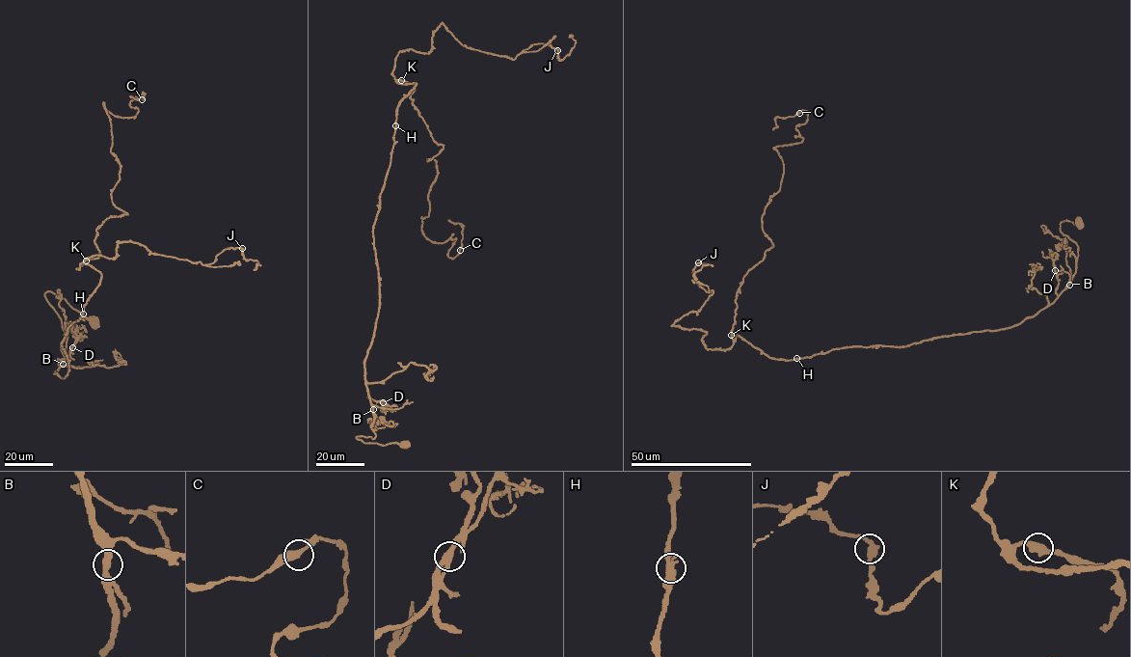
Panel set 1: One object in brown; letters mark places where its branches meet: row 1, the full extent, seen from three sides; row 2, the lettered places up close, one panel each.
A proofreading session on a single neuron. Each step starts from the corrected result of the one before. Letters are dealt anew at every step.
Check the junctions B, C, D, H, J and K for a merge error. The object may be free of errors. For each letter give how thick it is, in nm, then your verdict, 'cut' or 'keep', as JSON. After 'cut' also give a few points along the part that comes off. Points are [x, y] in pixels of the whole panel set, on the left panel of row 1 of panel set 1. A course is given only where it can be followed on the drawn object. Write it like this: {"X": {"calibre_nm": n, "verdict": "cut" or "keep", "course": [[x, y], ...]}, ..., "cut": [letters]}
{"B": {"calibre_nm": 400, "verdict": "keep"}, "C": {"calibre_nm": 400, "verdict": "keep"}, "D": {"calibre_nm": 400, "verdict": "cut", "course": [[72, 347], [77, 329], [73, 332], [71, 328]]}, "H": {"calibre_nm": 420, "verdict": "keep"}, "J": {"calibre_nm": 380, "verdict": "keep"}, "K": {"calibre_nm": 400, "verdict": "keep"}, "cut": ["D"]}

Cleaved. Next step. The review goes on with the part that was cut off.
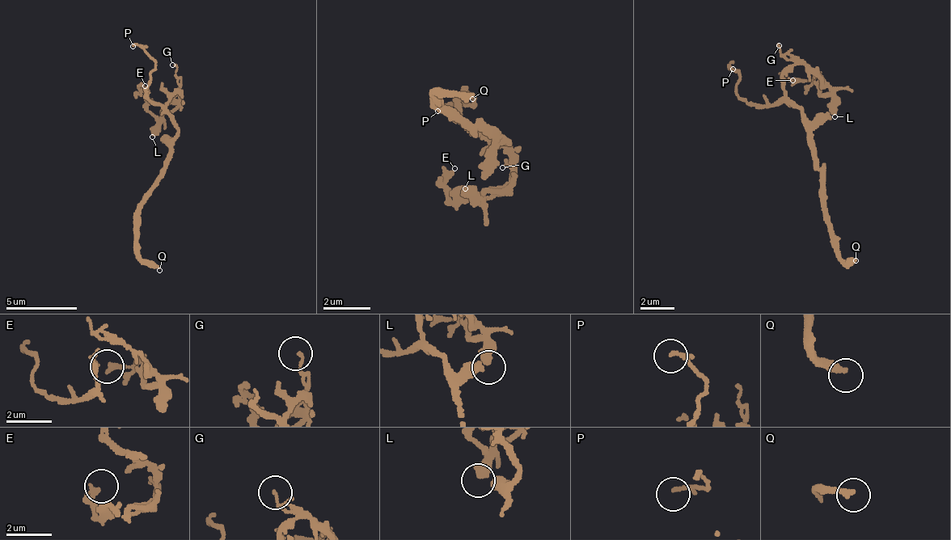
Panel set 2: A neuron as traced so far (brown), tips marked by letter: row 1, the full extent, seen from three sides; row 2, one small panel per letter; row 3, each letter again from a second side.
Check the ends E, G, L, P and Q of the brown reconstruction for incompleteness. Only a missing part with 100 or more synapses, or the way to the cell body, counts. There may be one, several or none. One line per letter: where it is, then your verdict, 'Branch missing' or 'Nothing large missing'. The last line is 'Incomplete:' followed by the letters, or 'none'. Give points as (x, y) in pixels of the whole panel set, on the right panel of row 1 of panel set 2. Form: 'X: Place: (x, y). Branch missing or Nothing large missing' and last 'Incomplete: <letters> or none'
E: Place: (792, 80). Nothing large missing
G: Place: (779, 45). Nothing large missing
L: Place: (834, 116). Nothing large missing
P: Place: (733, 69). Nothing large missing
Q: Place: (855, 260). Branch missing
Incomplete: Q

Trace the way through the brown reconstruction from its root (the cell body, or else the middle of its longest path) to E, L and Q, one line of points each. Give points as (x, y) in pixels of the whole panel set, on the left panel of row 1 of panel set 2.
E: (170, 141), (176, 126), (169, 113), (169, 97), (180, 90), (159, 108), (141, 94), (137, 86), (145, 86)
L: (170, 141), (176, 126), (169, 113), (169, 97), (180, 90), (180, 95), (159, 120), (159, 128), (152, 137)
Q: (170, 141), (166, 171), (141, 208), (138, 225), (138, 251), (159, 270)

